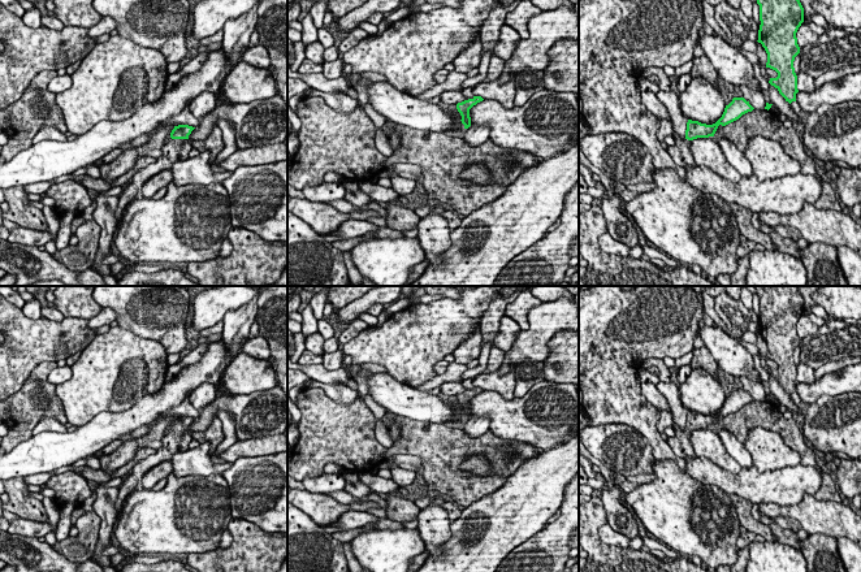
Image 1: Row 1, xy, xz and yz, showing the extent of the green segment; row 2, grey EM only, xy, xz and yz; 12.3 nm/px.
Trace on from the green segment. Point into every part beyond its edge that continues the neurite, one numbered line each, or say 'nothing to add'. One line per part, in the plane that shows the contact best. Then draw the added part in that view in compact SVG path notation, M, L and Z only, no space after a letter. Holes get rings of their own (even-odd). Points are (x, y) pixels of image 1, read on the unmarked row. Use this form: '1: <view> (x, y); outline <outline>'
1: xy (174, 441); outline M169 429L161 439L161 446L153 455L139 462L131 474L118 488L118 497L116 499L116 510L118 516L124 507L124 500L140 486L142 477L155 465L161 462L170 460L174 454L183 452L189 448L192 441L191 433L187 430Z

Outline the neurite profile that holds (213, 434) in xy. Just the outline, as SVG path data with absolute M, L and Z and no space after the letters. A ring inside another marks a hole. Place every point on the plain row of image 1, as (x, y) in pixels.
M216 416L207 430L192 432L191 437L199 443L209 442L211 443L209 452L212 455L216 451L216 447L224 441L221 420Z

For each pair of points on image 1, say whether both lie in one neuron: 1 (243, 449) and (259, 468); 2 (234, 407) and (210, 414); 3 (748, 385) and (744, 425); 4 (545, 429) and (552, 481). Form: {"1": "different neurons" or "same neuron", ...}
{"1": "different neurons", "2": "same neuron", "3": "different neurons", "4": "different neurons"}

